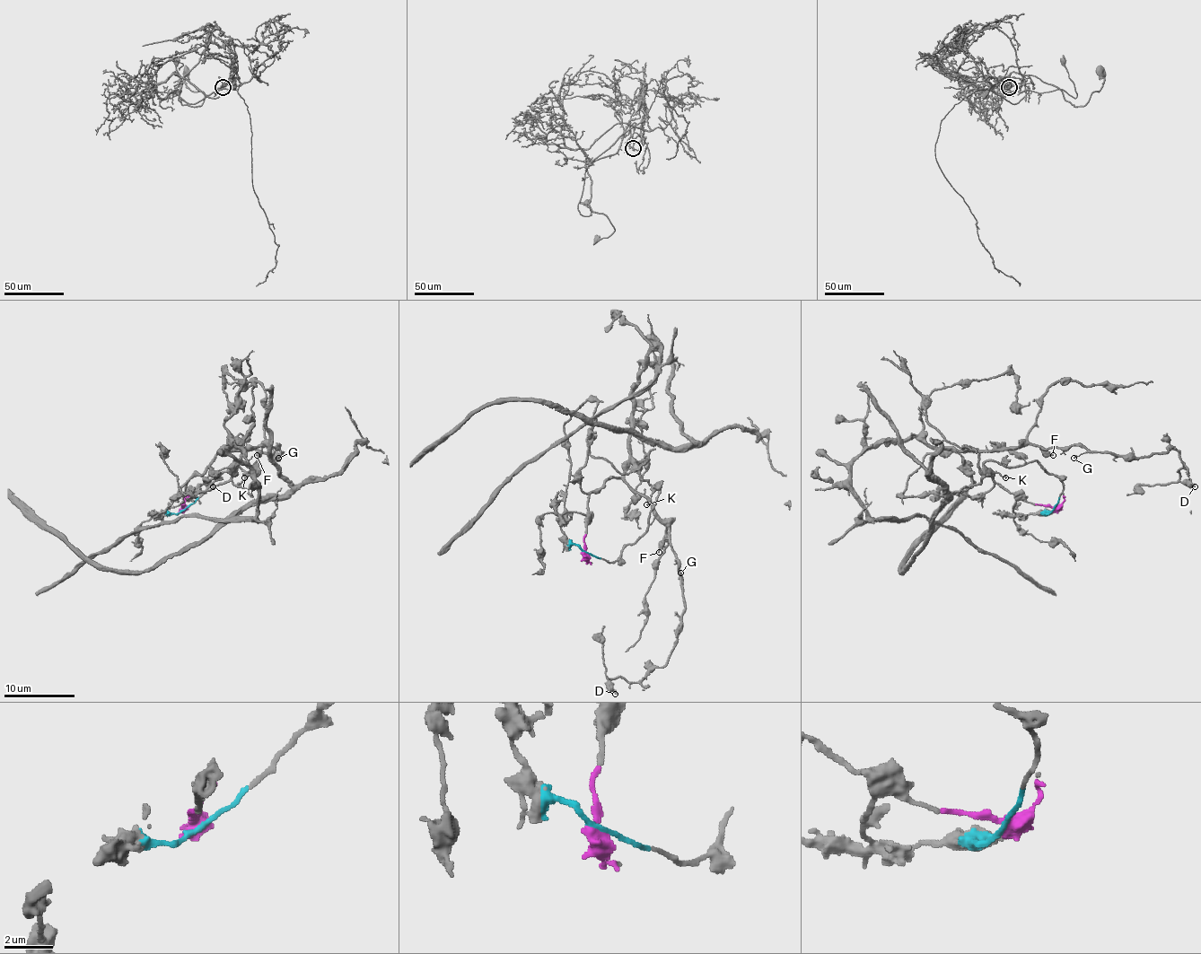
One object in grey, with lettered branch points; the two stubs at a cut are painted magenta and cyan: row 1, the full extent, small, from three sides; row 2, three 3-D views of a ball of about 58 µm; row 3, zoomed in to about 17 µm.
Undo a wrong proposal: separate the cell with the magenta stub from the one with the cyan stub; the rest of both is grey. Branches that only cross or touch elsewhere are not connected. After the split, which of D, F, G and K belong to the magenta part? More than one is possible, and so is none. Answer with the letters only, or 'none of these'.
D, F, G

